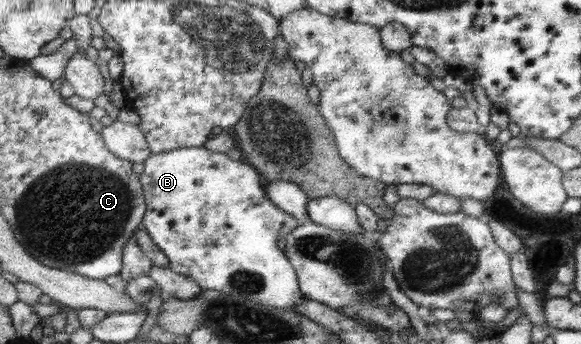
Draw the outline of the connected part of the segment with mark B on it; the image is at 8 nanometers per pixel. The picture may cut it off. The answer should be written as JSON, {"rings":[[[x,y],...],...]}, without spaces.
{"rings":[[[184,147],[171,152],[153,154],[150,159],[145,160],[143,166],[145,167],[143,168],[144,172],[140,176],[146,192],[147,215],[142,220],[141,226],[150,233],[154,243],[166,253],[170,259],[168,268],[172,272],[193,280],[201,289],[217,290],[226,292],[227,294],[240,294],[256,303],[271,305],[287,312],[296,312],[298,304],[305,296],[302,294],[299,284],[297,284],[297,270],[289,264],[289,260],[285,258],[285,254],[277,248],[277,240],[279,238],[286,238],[290,232],[293,232],[300,225],[300,222],[291,216],[291,214],[283,212],[273,201],[269,200],[270,196],[267,196],[267,192],[265,192],[265,188],[261,184],[261,176],[257,174],[257,169],[251,168],[251,166],[247,166],[243,162],[227,158],[223,152],[213,152],[203,147]]]}

